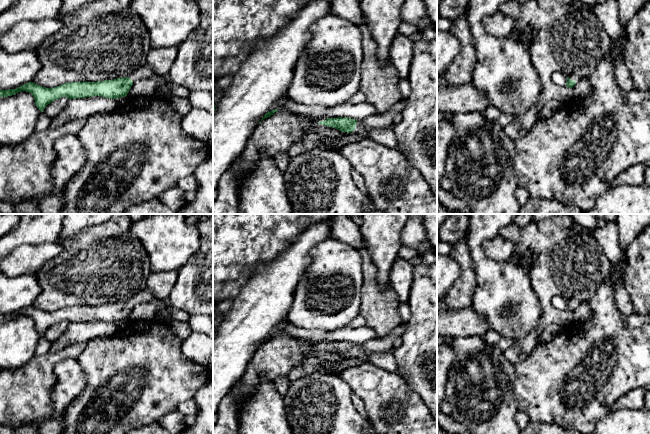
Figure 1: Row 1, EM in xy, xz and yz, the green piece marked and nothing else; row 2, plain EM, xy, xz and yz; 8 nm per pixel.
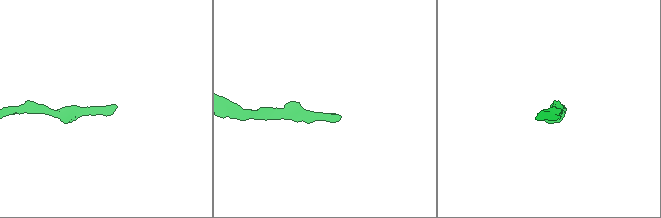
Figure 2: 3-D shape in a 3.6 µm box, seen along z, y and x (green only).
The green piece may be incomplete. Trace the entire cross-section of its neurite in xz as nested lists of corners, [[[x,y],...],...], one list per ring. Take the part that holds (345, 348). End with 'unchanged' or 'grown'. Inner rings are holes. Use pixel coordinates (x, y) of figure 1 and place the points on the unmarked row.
[[[347,341],[327,342],[325,345],[318,346],[319,348],[333,351],[342,356],[351,357],[353,355],[361,355],[362,344],[355,344]]]; grown

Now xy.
[[[145,289],[129,302],[124,301],[97,306],[70,306],[54,312],[46,312],[29,306],[16,313],[0,314],[0,321],[12,320],[21,315],[29,316],[34,321],[37,332],[43,336],[48,328],[61,321],[67,321],[68,323],[92,320],[101,320],[109,323],[125,321],[135,305],[150,302],[154,299],[154,296]]]; grown

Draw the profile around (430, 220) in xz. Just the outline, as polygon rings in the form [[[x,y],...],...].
[[[424,214],[424,226],[432,251],[436,254],[435,262],[430,266],[430,278],[437,284],[437,214]]]

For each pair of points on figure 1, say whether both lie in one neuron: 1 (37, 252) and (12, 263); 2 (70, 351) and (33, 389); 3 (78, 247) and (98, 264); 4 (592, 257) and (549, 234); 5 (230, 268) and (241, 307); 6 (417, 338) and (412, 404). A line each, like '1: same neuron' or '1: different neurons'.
1: same neuron
2: same neuron
3: same neuron
4: same neuron
5: different neurons
6: different neurons

